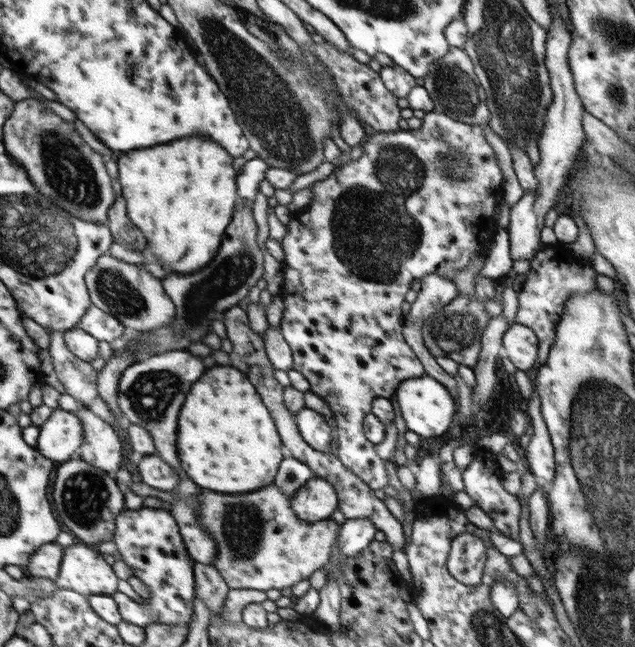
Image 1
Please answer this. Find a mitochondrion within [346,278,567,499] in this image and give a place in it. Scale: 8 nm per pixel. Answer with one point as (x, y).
(456, 330)

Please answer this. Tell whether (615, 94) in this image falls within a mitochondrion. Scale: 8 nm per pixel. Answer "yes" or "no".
yes

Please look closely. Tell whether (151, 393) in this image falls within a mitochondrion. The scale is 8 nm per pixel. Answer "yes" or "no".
yes

